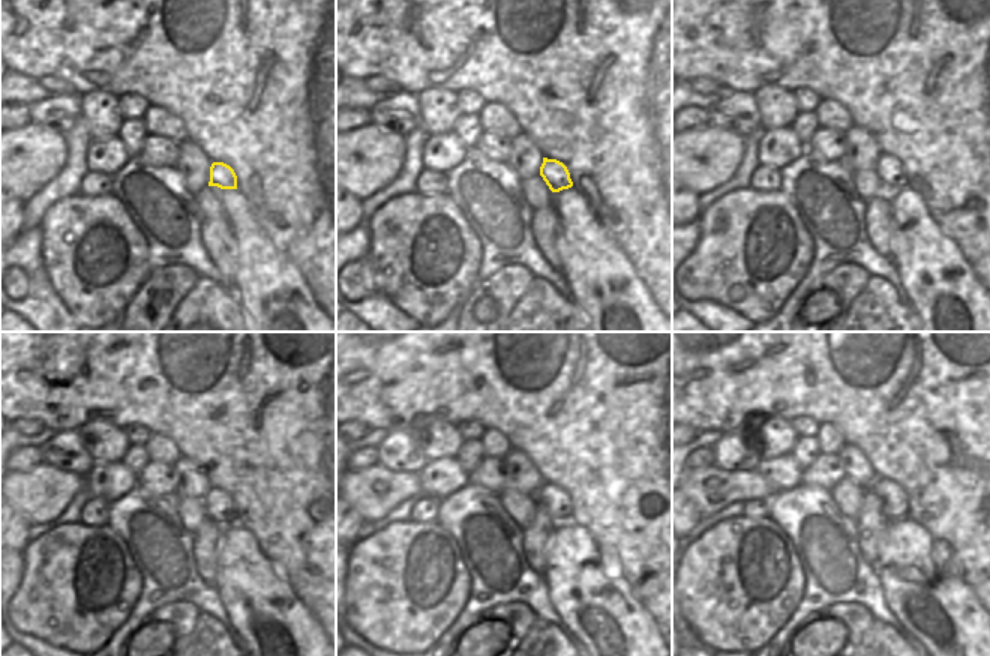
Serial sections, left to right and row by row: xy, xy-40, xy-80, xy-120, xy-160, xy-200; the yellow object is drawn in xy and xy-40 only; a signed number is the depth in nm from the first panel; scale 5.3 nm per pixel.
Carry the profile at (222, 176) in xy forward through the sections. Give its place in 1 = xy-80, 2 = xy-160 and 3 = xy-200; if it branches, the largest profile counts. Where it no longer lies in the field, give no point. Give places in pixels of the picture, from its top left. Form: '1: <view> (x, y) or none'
1: xy-80 (890, 170)
2: xy-160 (557, 503)
3: xy-200 (894, 500)

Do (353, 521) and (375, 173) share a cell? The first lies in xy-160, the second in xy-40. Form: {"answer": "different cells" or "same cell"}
{"answer": "different cells"}

